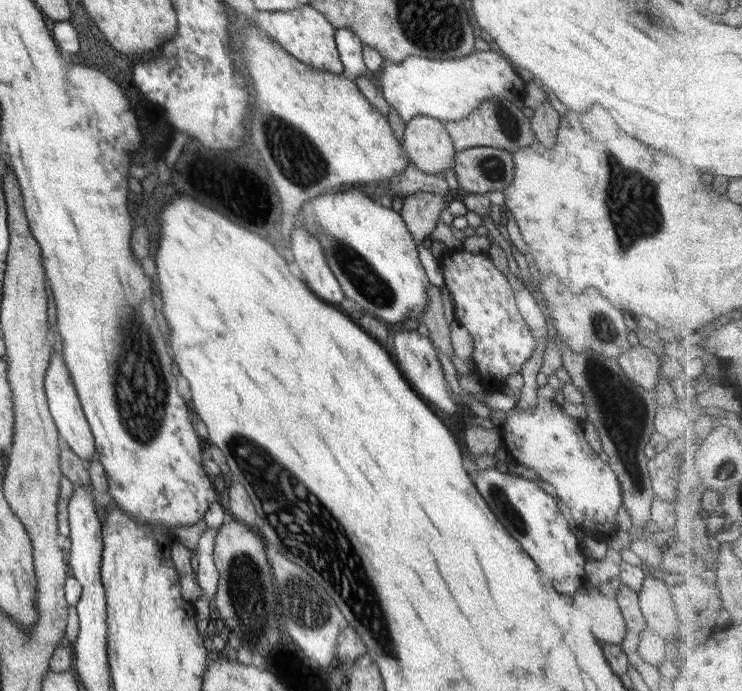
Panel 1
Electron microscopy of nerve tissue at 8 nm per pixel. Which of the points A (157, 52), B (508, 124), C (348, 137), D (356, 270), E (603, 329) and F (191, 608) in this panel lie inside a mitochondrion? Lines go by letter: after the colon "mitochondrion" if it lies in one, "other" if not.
A: other
B: mitochondrion
C: other
D: mitochondrion
E: mitochondrion
F: other

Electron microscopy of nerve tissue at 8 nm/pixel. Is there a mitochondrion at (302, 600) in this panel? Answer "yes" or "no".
yes

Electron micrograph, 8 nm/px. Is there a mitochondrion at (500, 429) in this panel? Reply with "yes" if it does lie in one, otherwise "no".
no

